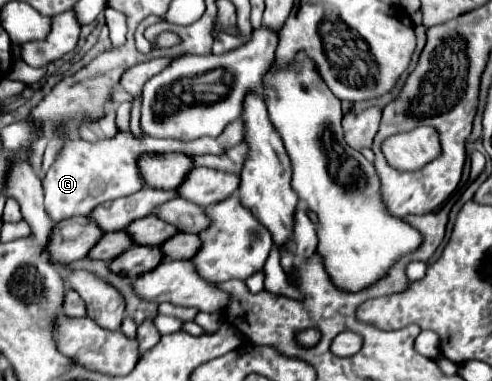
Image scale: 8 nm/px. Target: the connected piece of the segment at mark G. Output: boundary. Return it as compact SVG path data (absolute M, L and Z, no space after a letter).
M236 120L224 128L218 138L198 138L188 144L180 144L178 140L158 140L150 136L142 136L140 140L132 134L118 132L112 140L86 142L82 138L68 138L64 142L62 152L50 166L42 188L46 194L46 212L52 214L56 222L72 218L72 216L88 216L96 206L116 200L122 196L130 196L144 188L144 180L140 176L138 160L142 154L166 154L166 152L190 152L190 154L220 154L228 148L240 144L244 140L244 124Z

